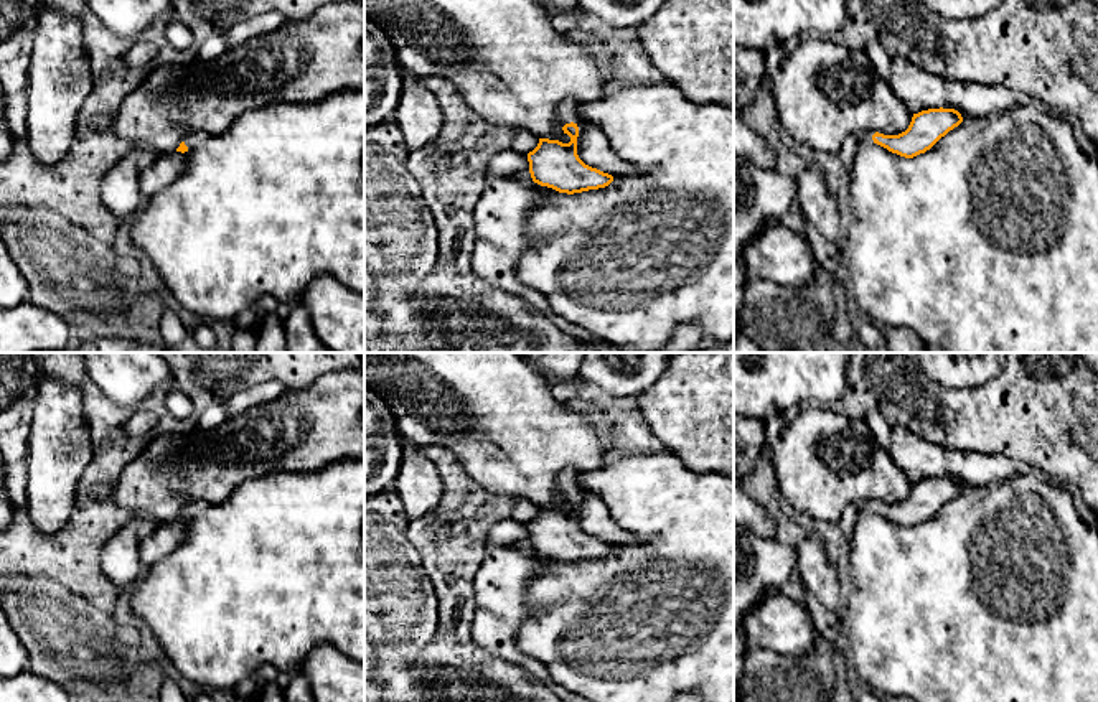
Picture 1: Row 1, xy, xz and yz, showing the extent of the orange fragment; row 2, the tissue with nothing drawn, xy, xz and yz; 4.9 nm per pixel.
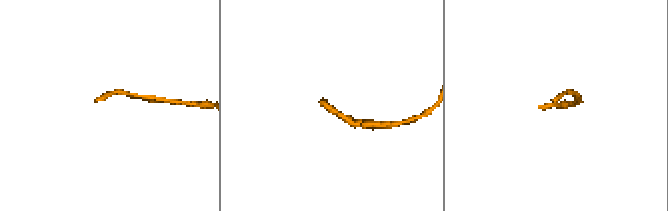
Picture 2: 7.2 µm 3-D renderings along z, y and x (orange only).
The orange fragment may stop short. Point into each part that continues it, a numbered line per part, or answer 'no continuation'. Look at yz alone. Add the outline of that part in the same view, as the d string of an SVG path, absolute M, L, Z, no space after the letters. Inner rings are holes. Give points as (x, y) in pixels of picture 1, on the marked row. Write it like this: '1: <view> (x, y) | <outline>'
1: yz (848, 154) | M866 130L866 132L851 133L851 135L847 135L847 137L844 138L842 148L841 148L841 152L839 152L839 157L841 157L841 160L842 160L842 163L844 163L844 166L846 166L847 170L851 170L851 168L854 166L854 163L856 163L857 145L859 145L861 142L874 143L874 140L872 140L872 135L874 135L874 133L875 133L875 132Z

